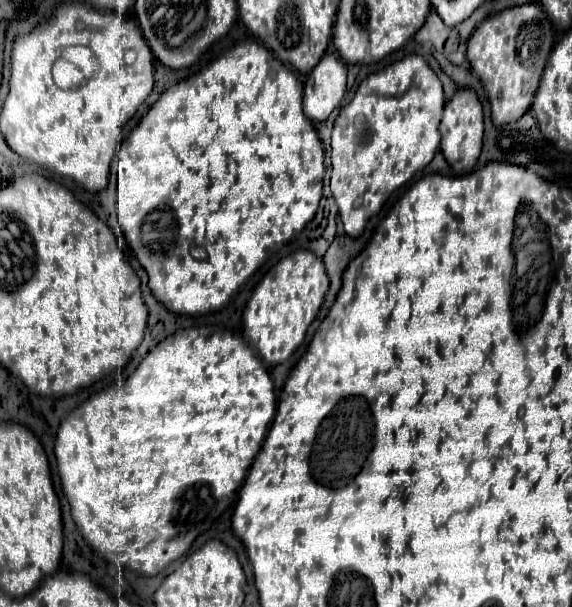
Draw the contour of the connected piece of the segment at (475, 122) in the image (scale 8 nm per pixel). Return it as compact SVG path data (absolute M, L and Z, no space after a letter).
M457 90L457 94L445 104L445 114L441 120L441 152L455 174L463 176L475 170L477 158L481 154L483 138L483 106L473 90Z

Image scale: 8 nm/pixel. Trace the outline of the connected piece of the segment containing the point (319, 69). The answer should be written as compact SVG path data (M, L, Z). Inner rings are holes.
M325 54L303 86L303 110L307 118L311 122L325 122L341 106L345 86L347 64L335 54Z

